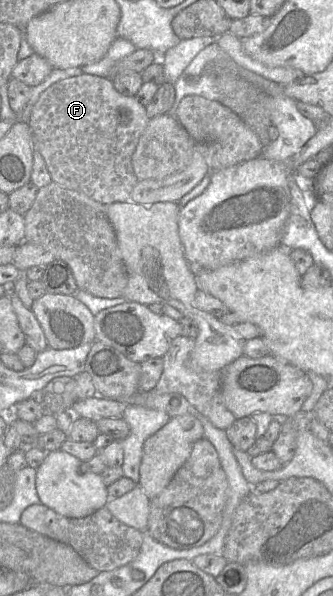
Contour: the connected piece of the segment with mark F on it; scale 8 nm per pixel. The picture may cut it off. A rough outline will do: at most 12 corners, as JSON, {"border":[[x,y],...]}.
{"border":[[112,79],[45,89],[28,125],[52,181],[129,201],[149,120]]}

